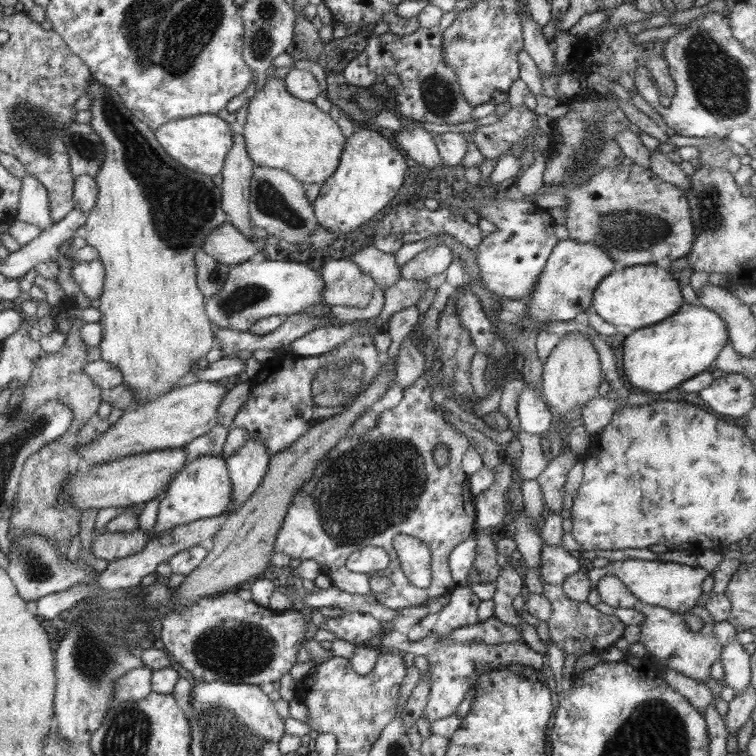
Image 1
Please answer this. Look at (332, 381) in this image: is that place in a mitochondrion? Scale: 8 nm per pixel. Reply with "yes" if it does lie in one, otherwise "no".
yes

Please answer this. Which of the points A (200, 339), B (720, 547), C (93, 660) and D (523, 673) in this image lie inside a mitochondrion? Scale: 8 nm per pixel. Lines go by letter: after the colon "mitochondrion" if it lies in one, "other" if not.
A: other
B: other
C: mitochondrion
D: other

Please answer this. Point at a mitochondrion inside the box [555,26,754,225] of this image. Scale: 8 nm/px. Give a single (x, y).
(718, 81)

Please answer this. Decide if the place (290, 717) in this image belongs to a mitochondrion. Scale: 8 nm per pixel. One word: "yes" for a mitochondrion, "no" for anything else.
no

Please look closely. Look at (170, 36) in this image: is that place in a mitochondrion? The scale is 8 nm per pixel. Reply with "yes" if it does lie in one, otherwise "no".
yes

